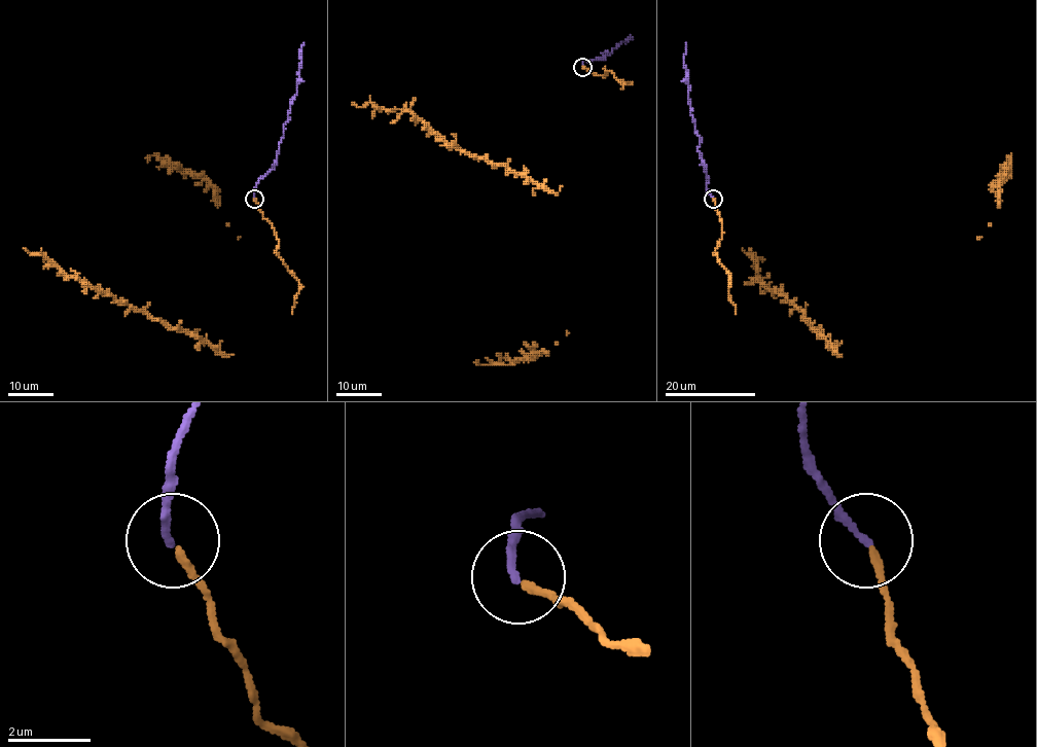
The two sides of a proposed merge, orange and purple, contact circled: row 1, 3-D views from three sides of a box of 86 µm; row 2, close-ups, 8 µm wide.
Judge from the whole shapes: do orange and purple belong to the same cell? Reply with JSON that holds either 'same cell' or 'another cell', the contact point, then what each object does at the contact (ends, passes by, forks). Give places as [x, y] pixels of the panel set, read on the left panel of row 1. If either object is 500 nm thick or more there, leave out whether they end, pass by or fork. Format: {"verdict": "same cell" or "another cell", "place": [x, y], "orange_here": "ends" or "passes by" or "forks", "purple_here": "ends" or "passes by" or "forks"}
{"verdict": "same cell", "place": [254, 199], "orange_here": "ends", "purple_here": "ends"}

